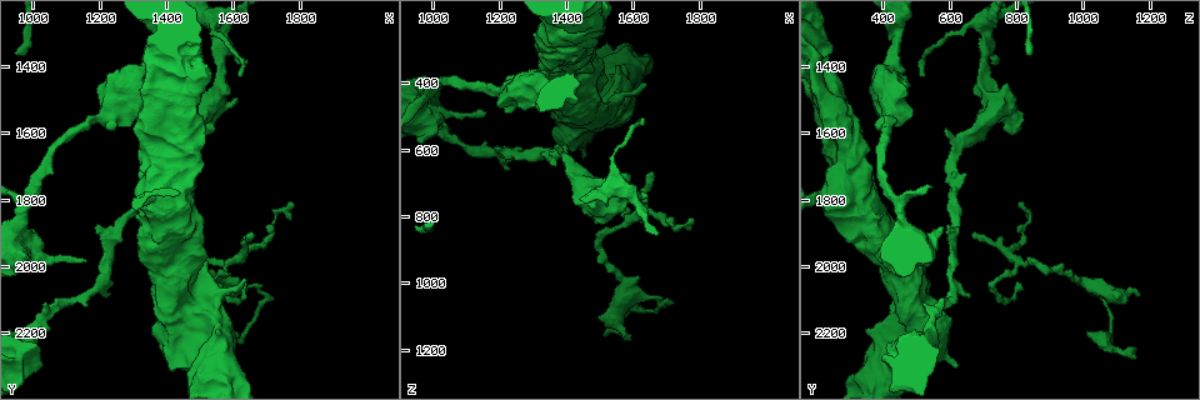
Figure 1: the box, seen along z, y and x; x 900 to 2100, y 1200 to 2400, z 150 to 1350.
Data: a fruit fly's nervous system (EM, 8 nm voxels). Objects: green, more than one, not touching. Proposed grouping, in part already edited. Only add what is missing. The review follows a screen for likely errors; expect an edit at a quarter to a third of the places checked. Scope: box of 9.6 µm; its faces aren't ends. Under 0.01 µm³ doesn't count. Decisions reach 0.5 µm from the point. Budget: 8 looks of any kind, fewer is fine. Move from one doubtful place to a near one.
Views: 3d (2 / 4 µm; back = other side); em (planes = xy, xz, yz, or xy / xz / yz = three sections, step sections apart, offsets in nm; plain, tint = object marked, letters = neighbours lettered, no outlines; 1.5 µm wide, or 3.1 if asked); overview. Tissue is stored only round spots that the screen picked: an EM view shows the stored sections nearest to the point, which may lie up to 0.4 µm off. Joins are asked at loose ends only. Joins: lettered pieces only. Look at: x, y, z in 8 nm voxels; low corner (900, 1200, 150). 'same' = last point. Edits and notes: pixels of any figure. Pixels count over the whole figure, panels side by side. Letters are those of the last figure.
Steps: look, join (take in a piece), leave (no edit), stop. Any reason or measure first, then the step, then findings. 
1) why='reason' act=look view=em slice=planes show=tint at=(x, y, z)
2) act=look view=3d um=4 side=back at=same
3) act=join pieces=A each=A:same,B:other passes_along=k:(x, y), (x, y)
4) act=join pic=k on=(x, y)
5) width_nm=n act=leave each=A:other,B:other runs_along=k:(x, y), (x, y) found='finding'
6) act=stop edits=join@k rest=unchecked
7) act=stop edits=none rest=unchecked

why='stops while still wide' act=look view=em slice=planes show=tint at=(1520, 1580, 810)

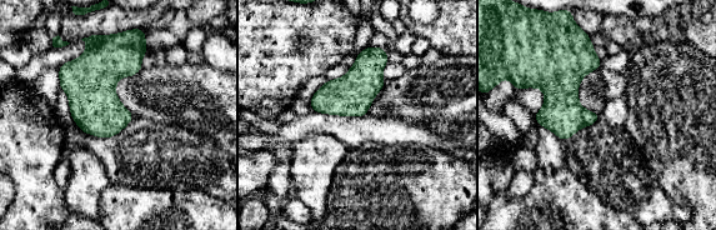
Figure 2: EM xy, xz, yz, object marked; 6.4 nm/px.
act=look view=em slice=planes show=letters at=same

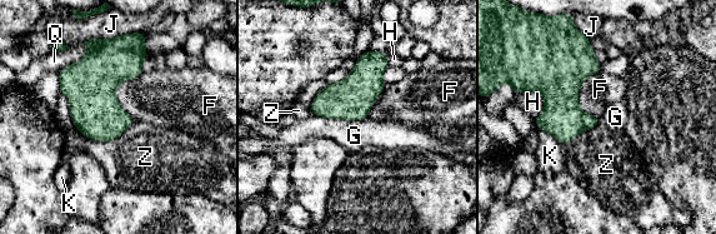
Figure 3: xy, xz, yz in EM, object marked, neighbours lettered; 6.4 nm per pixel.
act=leave each=F:other,G:other,H:other,J:other,K:other,Q:other,Z:other found='no lettered piece goes on from it'

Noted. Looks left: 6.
why='long arm stops here' act=look view=em slice=planes show=letters at=(1520, 2260, 1170)

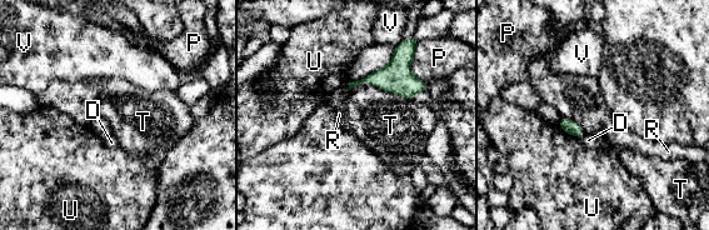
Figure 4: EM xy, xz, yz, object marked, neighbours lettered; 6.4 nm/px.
act=leave each=D:other,P:other,R:other,T:other,U:other,V:other border=4:(350, 89), (370, 83), (409, 100) found='no lettered piece goes on from it'

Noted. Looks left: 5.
why='stops while still wide' act=look view=3d um=4 at=(1550, 2200, 350)

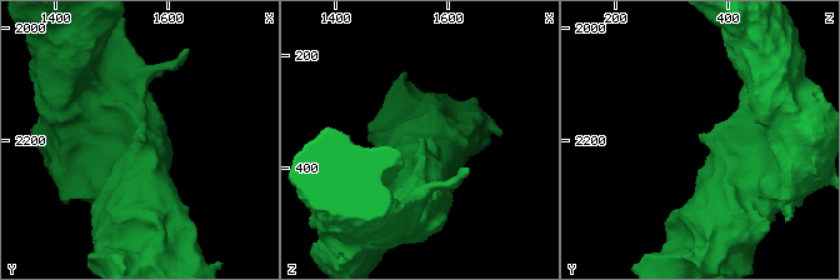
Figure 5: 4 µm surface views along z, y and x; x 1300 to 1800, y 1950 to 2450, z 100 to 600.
act=look view=em slice=yz step=8 show=letters at=(1555, 2195, 355)

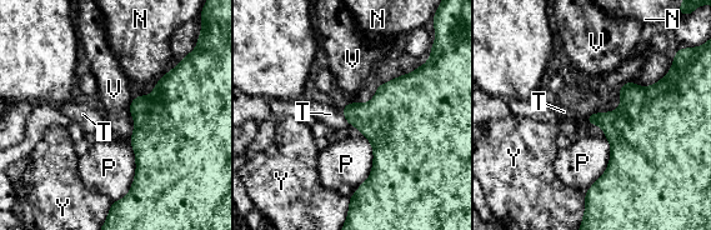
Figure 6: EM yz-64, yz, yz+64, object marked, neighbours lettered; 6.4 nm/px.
act=join pieces=T each=N:other,P:other,T:same,V:other,Y:other passes_along=6:(382, 120), (345, 115), (330, 114) found='the neuron continues'

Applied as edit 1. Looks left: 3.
act=stop edits=join@6 rest=unchecked

